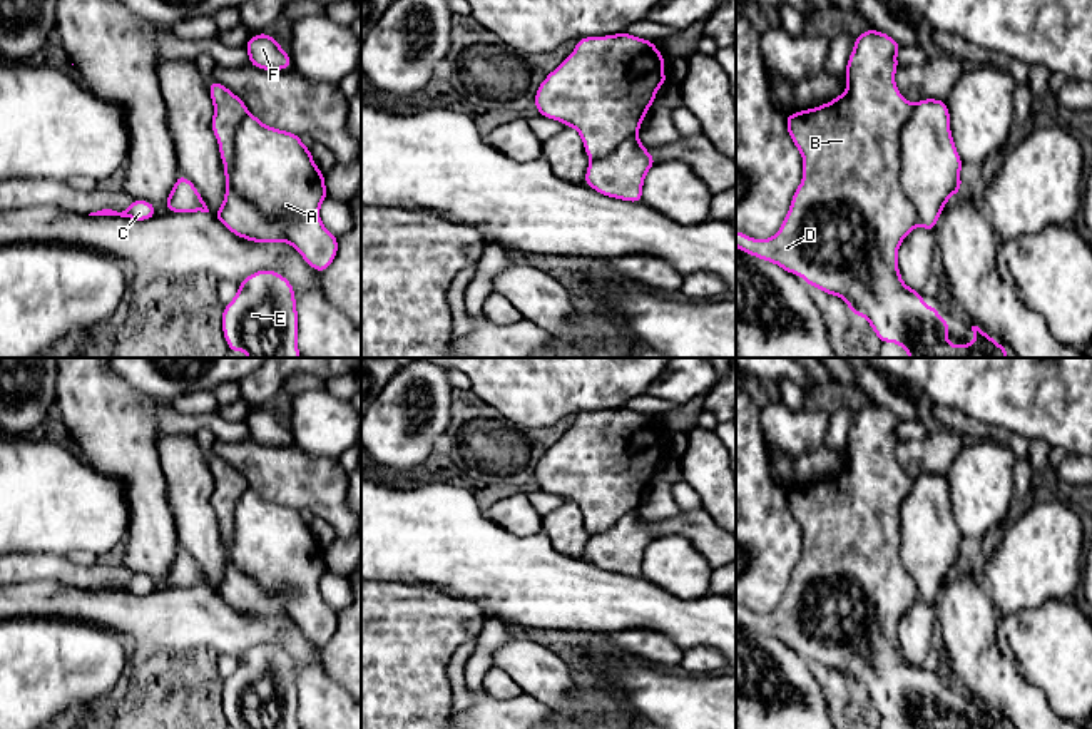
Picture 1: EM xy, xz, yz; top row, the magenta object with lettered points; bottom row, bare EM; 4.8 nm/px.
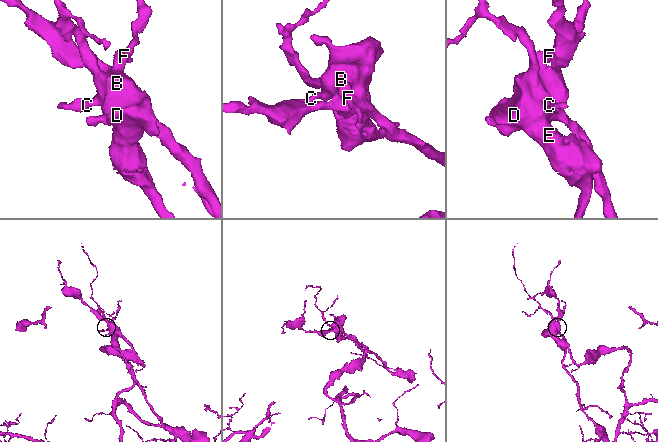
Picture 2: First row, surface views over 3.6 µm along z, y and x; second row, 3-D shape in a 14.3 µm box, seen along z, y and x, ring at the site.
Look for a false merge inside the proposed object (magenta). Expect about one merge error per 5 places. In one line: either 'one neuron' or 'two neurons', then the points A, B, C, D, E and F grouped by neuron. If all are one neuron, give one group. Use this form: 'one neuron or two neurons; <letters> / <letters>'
one neuron; A B C D E F

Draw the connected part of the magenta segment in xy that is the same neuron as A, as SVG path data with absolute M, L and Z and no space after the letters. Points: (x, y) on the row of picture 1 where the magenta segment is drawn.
M211 80L209 95L214 105L211 127L219 144L226 176L224 202L214 217L234 236L251 242L289 242L301 257L321 274L338 254L338 237L333 236L319 219L319 206L326 199L328 191L324 174L314 164L311 150L301 142L299 135L264 125L247 110L246 104L222 84Z

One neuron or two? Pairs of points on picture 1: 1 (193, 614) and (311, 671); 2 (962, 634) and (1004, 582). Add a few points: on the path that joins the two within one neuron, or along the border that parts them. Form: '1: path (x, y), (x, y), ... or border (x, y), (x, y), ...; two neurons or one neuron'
1: path (224, 629), (278, 631), (286, 639); one neuron
2: border (984, 589), (1000, 619); two neurons

